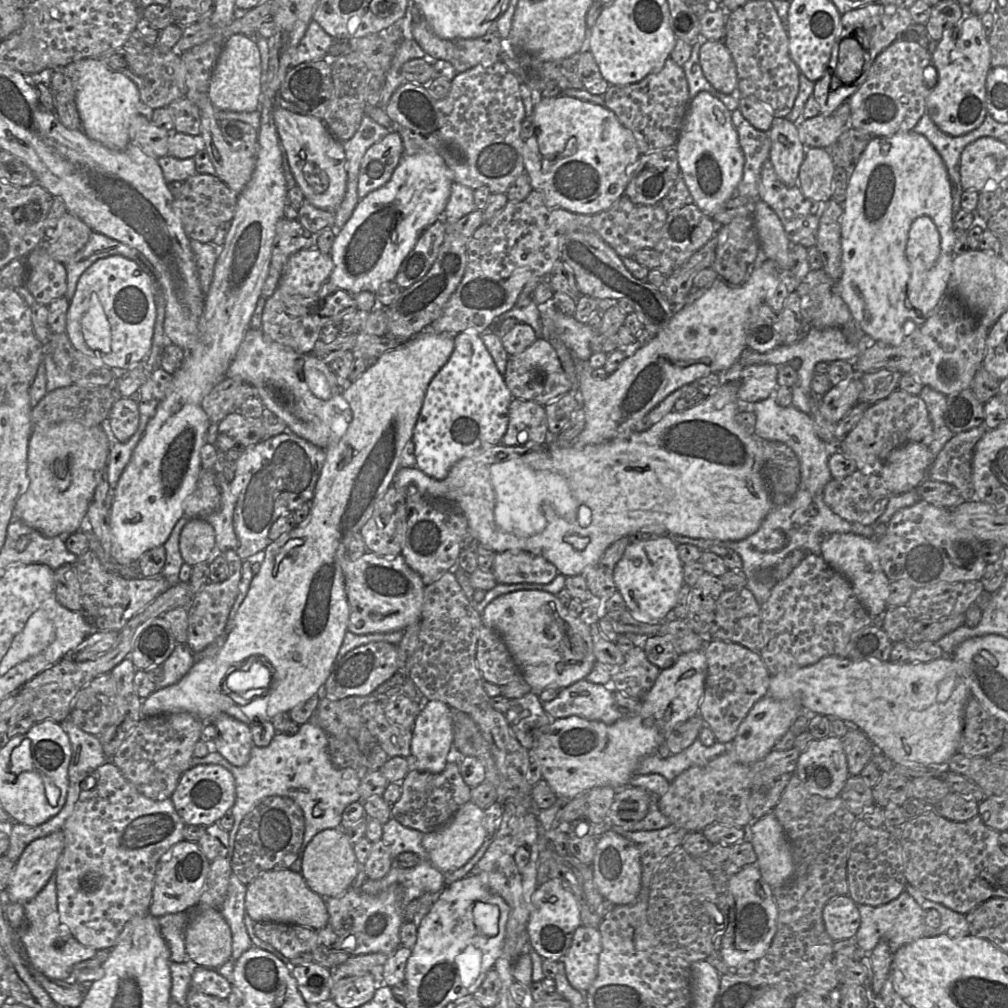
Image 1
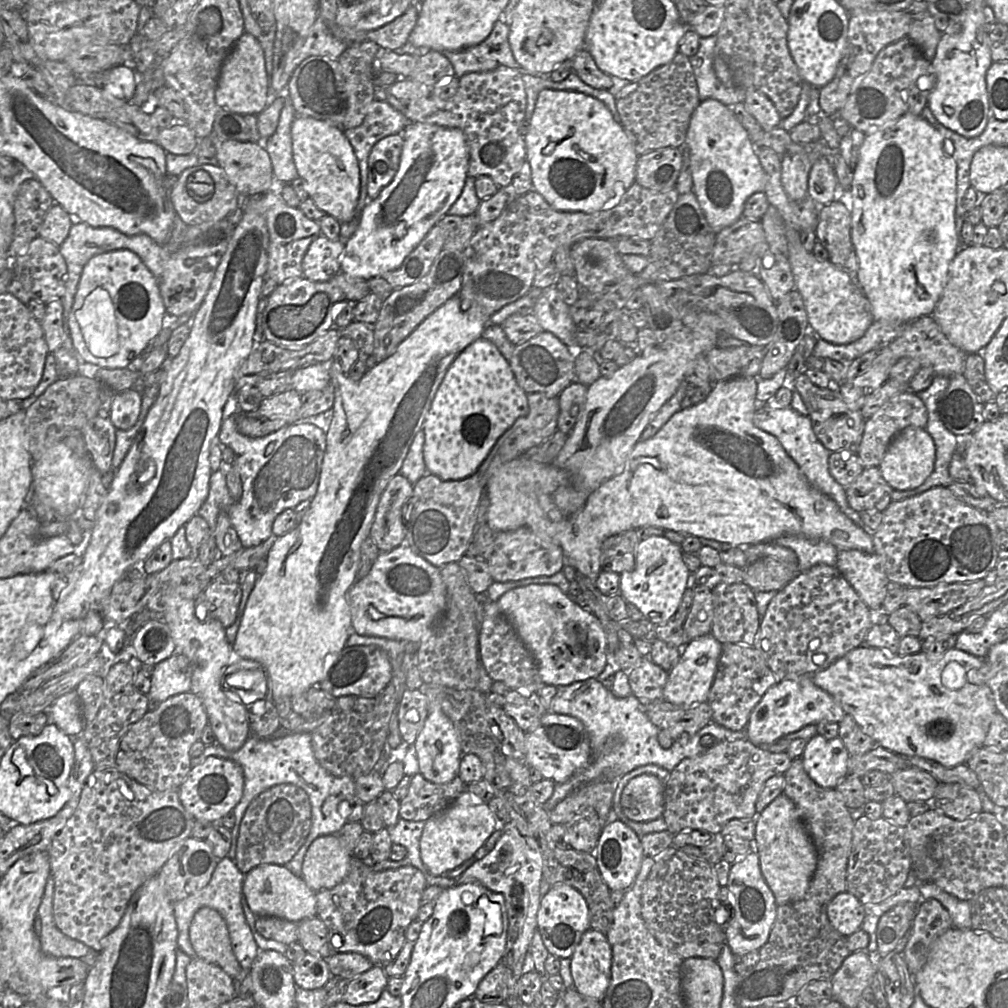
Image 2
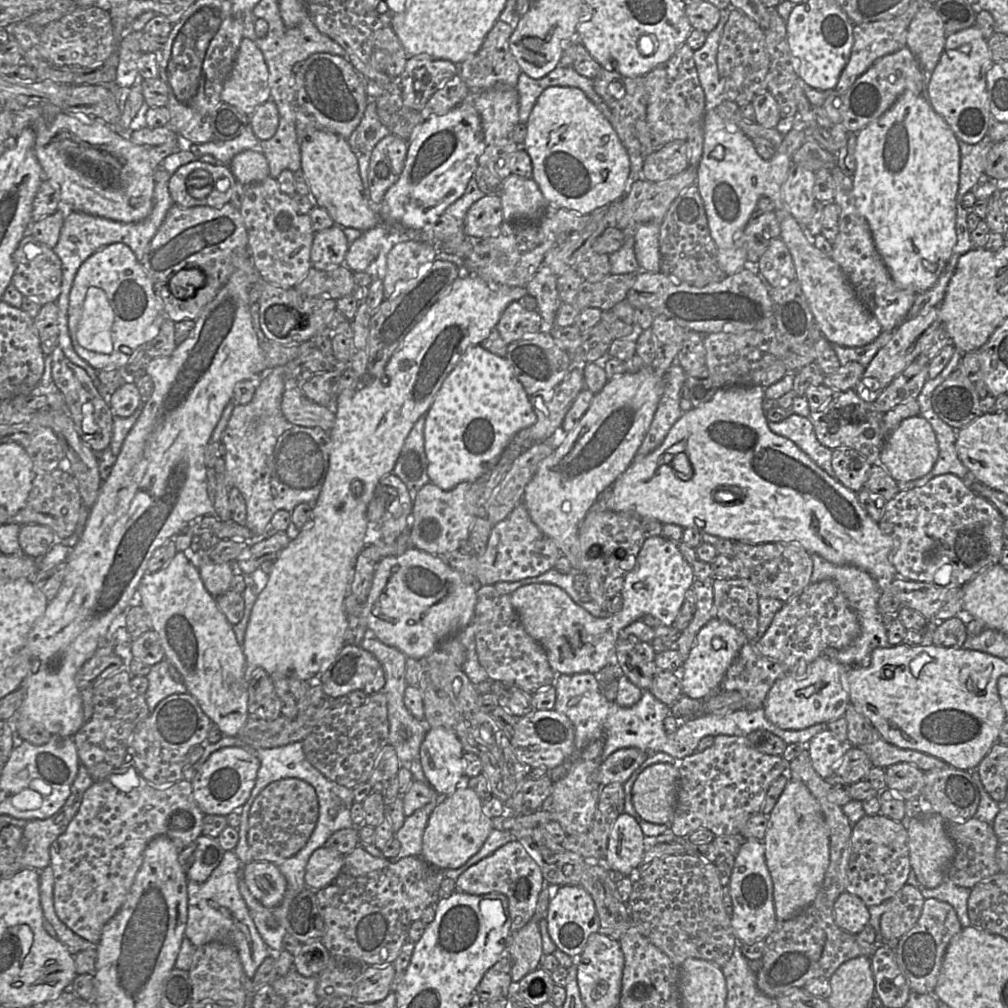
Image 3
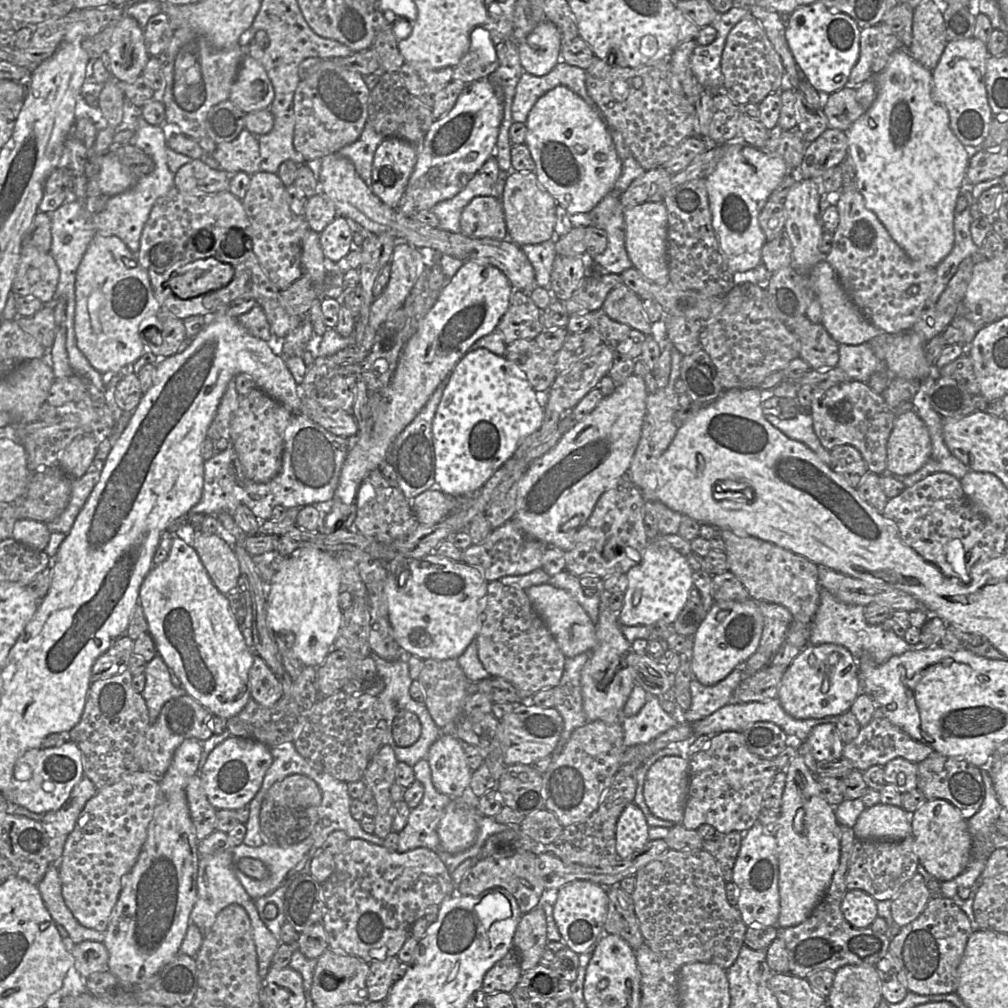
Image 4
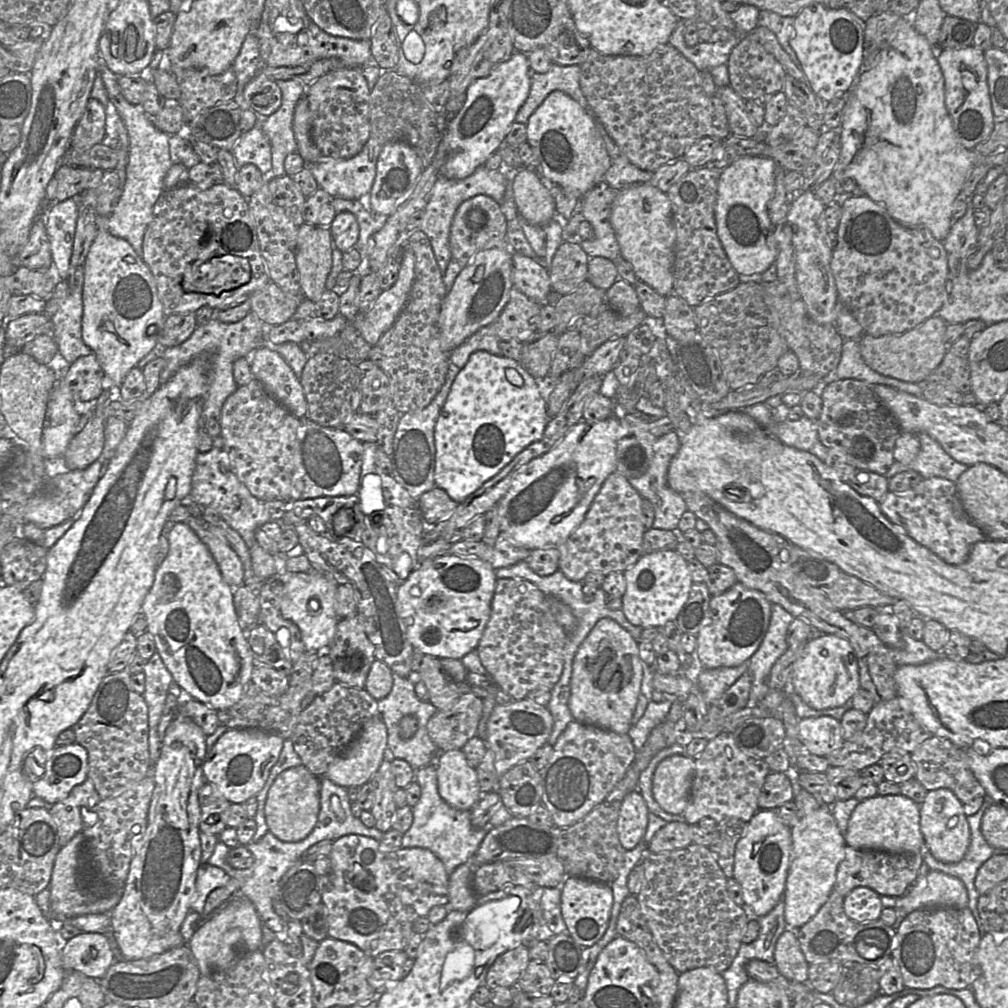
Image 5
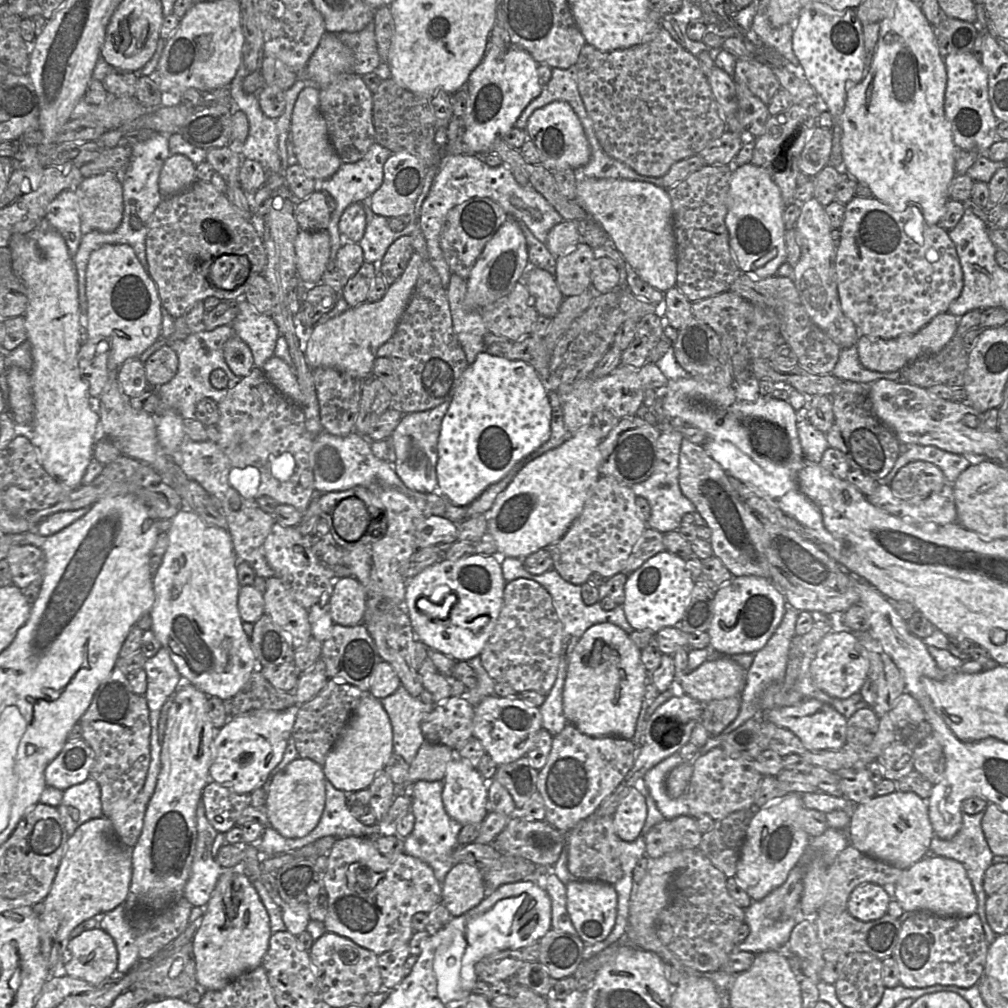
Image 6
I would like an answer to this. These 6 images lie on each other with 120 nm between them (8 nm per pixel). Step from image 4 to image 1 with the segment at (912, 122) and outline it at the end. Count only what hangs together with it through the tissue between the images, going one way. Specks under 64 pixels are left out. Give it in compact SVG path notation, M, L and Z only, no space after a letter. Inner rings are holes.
M913 131L896 133L885 137L874 137L862 153L855 168L850 170L850 180L846 192L846 198L843 202L843 215L841 219L842 275L838 282L840 295L848 305L854 322L874 341L882 342L891 346L900 345L907 336L905 335L905 323L907 321L912 321L917 325L917 327L920 326L935 312L935 308L938 306L941 300L944 297L948 297L955 245L955 228L953 225L952 204L951 183L943 159L925 136ZM921 216L928 216L935 223L941 238L941 248L940 255L933 267L928 272L916 273L908 261L905 251L910 227L913 221Z

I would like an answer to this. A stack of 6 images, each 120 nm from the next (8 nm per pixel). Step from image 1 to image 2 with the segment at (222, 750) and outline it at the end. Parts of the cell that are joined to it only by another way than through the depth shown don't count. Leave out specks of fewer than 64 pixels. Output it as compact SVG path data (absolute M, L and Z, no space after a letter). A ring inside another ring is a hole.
M162 590L148 602L145 608L163 611L164 621L170 629L175 644L175 654L186 656L192 663L190 691L198 696L208 716L208 724L216 736L217 744L225 750L239 750L251 735L248 709L241 702L230 699L222 687L222 675L234 659L232 645L227 641L226 628L209 616L199 621L194 613L195 599L183 598L175 592Z

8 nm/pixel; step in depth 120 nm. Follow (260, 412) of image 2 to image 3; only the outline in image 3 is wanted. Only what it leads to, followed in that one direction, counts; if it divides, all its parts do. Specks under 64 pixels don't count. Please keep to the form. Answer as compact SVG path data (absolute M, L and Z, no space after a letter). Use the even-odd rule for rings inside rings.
M301 387L285 389L281 411L292 424L305 427L320 427L329 432L335 423L335 412L308 399Z

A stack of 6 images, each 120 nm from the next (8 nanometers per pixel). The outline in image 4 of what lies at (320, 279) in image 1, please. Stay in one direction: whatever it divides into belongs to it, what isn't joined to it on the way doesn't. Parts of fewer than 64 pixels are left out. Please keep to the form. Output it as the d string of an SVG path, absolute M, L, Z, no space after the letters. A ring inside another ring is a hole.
M337 215L320 233L320 245L325 258L339 262L351 250L352 230L347 218Z

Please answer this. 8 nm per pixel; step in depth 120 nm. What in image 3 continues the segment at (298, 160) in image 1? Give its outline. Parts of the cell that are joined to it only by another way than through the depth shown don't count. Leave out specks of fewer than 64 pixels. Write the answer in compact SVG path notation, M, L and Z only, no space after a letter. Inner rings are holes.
M317 130L300 141L300 150L301 169L310 188L310 196L317 206L328 212L335 225L341 228L355 228L365 232L381 222L377 207L370 201L370 194L369 199L365 195L359 174L358 160L351 150L347 139L328 131Z

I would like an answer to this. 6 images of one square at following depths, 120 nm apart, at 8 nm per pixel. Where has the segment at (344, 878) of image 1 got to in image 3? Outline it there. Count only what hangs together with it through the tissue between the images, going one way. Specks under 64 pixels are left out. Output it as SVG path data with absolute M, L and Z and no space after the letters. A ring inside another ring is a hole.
M332 848L316 849L306 865L305 886L318 891L329 885L338 876L343 862L344 856Z

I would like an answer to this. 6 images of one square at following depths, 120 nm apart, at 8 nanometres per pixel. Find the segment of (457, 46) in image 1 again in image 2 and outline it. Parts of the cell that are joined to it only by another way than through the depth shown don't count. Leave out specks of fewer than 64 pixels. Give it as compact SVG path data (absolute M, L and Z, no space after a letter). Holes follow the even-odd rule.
M496 21L490 35L480 44L459 51L445 51L460 78L467 73L488 72L500 66L519 69L509 44L510 26Z

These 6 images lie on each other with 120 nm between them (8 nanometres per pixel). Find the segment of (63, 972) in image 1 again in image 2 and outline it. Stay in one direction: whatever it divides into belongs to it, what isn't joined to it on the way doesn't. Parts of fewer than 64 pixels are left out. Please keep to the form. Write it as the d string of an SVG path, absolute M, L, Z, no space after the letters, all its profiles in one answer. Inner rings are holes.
M50 875L37 911L42 925L41 932L38 936L41 949L45 954L52 957L73 957L81 959L94 949L81 941L68 937L58 929L53 917L53 899L54 879Z

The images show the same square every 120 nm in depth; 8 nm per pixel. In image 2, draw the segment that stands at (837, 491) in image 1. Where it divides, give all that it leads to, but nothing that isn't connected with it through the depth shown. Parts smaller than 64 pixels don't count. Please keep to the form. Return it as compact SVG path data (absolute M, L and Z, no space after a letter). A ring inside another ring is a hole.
M865 467L861 474L845 488L849 506L857 511L876 509L883 512L892 502L893 488L884 479L879 467Z

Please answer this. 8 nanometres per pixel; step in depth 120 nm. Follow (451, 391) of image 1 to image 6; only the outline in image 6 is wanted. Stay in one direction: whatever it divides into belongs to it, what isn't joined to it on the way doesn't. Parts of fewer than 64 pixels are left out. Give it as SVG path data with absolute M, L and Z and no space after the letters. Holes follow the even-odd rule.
M487 352L477 355L475 361L468 365L463 372L459 384L450 401L449 408L445 413L437 444L438 460L436 464L437 490L441 495L457 506L468 507L489 486L504 479L521 460L539 449L550 438L551 434L551 406L547 391L542 383L541 377L533 366L522 360L510 360L504 356L496 356Z

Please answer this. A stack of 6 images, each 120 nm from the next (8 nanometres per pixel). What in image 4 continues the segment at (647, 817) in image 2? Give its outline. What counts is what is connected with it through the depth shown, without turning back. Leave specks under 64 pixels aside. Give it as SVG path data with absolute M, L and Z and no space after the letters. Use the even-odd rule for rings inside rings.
M666 756L648 770L644 798L654 816L681 824L688 790L688 760Z

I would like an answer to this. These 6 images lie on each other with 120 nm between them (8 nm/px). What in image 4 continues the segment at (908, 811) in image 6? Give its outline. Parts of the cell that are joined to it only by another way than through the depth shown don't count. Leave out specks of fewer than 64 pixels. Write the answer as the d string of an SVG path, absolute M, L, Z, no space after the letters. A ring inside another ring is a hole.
M878 803L860 814L854 835L859 840L901 841L912 835L912 814L902 807Z

